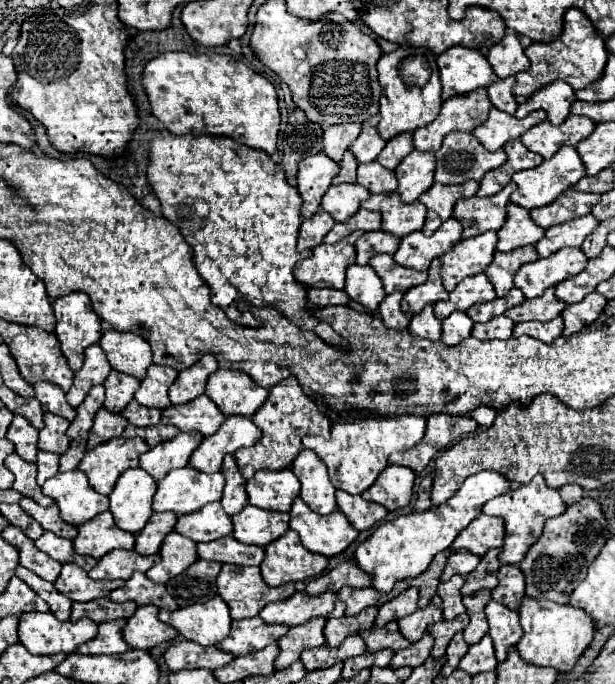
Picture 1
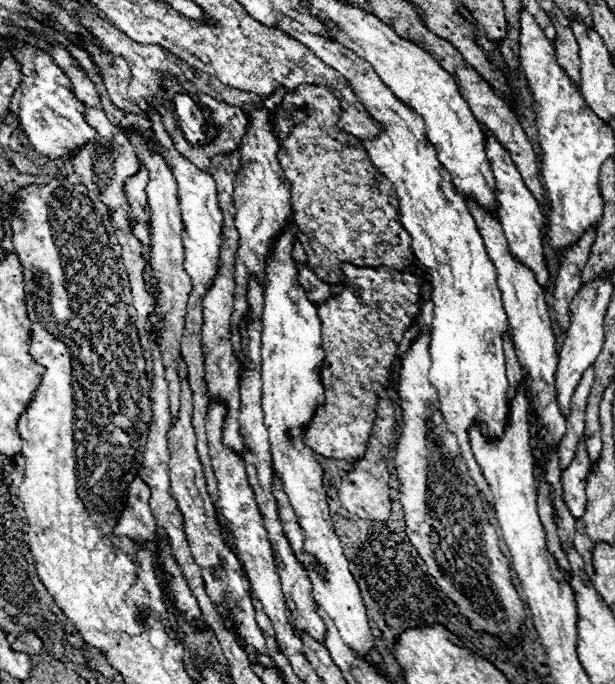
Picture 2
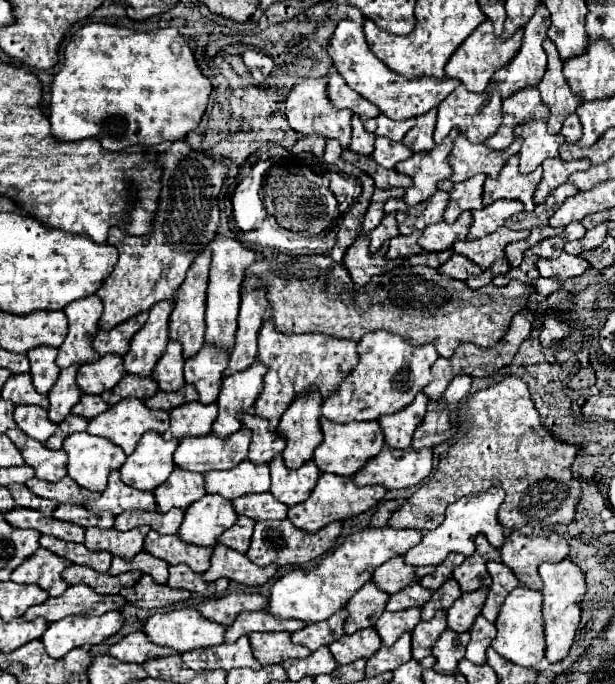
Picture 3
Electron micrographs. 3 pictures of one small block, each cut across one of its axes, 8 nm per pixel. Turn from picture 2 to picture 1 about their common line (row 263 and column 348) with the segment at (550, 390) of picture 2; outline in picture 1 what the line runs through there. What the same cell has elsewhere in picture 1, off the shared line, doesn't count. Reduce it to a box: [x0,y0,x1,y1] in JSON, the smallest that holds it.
[336,490,388,530]

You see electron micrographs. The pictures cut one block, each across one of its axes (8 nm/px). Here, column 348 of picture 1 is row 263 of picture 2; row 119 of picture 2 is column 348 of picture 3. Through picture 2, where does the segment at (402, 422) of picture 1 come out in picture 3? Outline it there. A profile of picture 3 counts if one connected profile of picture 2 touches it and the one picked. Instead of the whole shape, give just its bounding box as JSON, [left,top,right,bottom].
[322,330,438,422]

